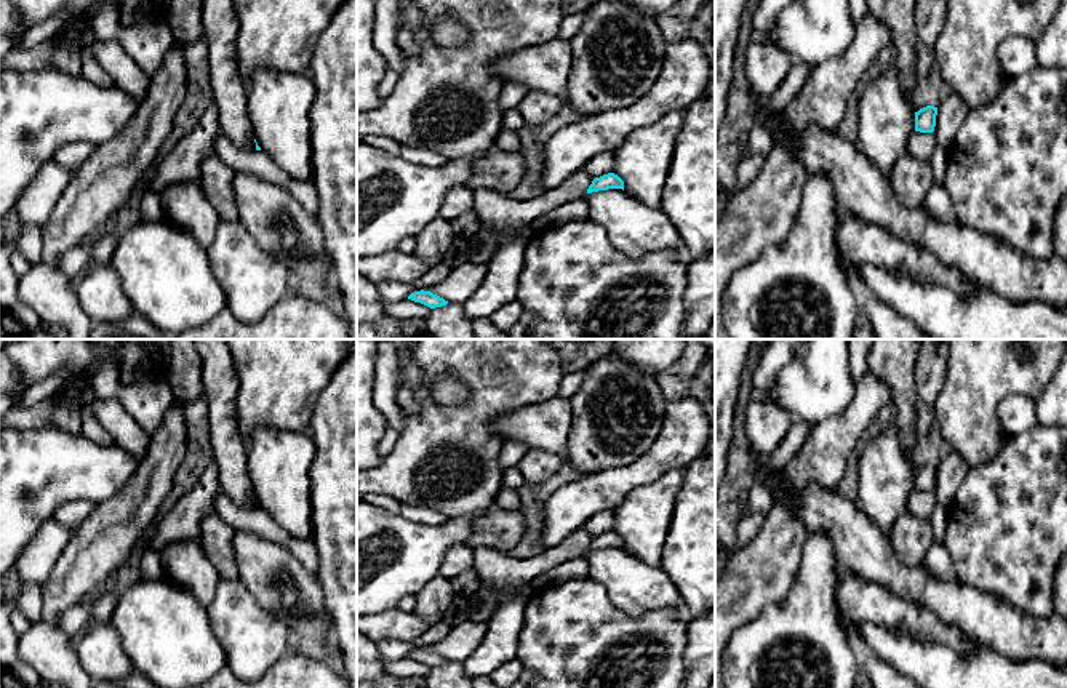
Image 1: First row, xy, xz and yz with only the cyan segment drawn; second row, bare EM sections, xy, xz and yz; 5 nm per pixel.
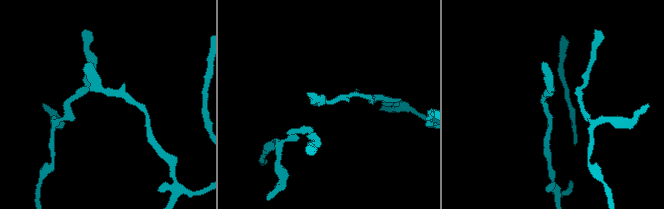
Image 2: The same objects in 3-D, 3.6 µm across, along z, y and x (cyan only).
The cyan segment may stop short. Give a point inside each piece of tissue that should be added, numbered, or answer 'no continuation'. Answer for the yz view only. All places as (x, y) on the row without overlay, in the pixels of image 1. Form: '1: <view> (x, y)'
no continuation

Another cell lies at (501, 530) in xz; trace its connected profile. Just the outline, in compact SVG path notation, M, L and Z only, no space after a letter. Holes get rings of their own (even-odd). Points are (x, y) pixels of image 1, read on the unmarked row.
M488 509L474 522L469 547L509 554L522 542L526 520L520 509Z

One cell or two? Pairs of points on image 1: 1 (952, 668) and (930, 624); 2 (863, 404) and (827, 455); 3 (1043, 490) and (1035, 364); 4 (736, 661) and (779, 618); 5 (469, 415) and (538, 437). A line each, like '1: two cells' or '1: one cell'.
1: two cells
2: one cell
3: two cells
4: one cell
5: two cells

